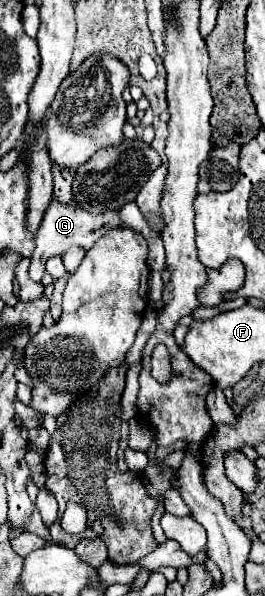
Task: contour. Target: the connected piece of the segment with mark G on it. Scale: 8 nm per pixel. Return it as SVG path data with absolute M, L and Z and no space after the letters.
M57 197L51 199L45 215L43 215L43 221L41 221L41 227L37 229L35 233L35 251L33 251L33 257L31 257L31 267L29 267L29 275L33 281L41 281L43 273L45 273L45 263L47 259L51 257L63 257L63 253L69 249L69 247L81 247L81 249L91 249L95 245L95 241L99 237L103 237L103 233L115 229L121 225L121 219L119 219L119 213L115 209L109 209L105 213L99 213L99 215L93 215L89 211L85 211L81 205L75 203L75 199L71 199L69 203L61 203Z

